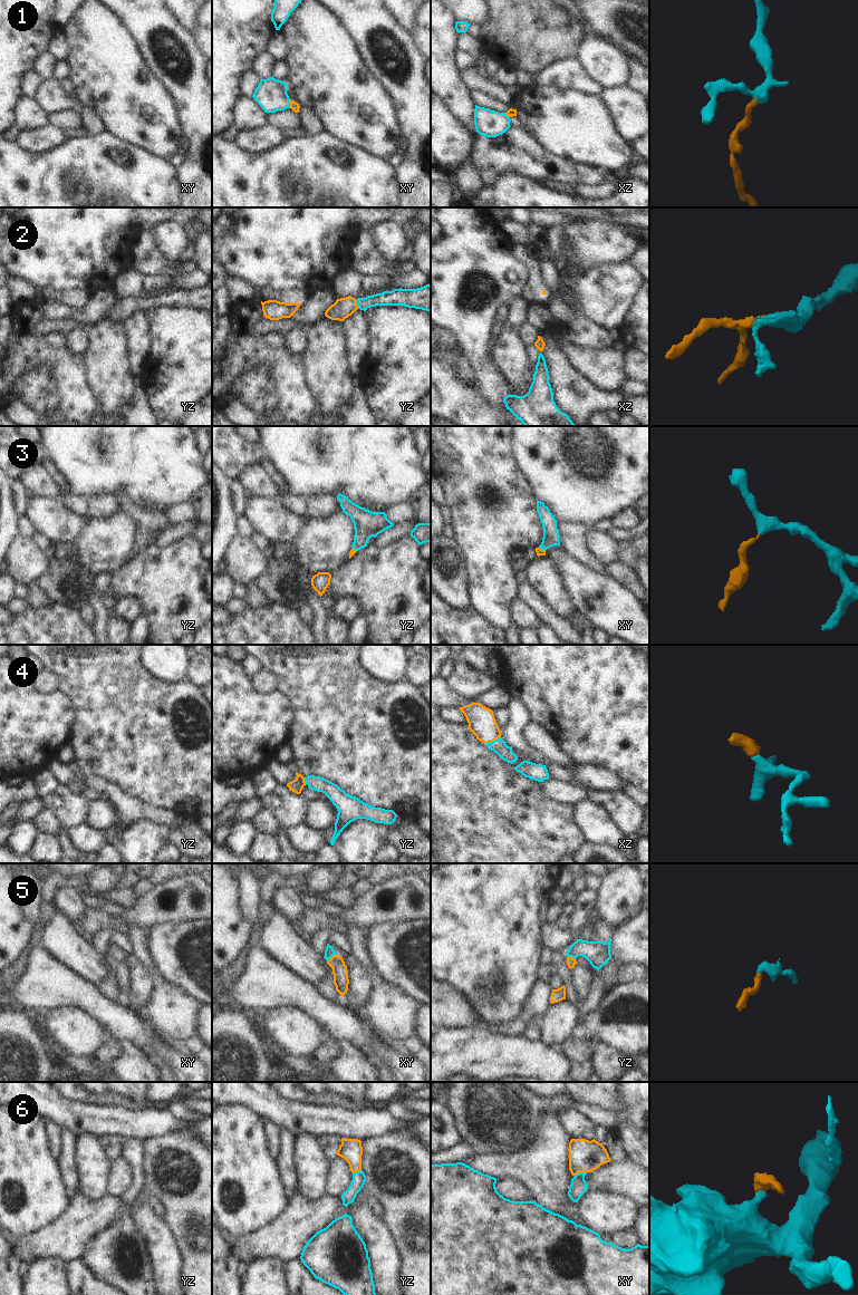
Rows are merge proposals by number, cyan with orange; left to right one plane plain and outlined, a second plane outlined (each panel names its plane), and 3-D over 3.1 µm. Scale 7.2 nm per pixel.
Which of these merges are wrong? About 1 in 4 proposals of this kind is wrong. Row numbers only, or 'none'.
none

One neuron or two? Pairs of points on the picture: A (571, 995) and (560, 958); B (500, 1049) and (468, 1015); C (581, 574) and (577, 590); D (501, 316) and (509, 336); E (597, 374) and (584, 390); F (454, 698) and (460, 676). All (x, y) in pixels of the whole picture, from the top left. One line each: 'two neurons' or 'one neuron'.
A: one neuron
B: two neurons
C: one neuron
D: two neurons
E: two neurons
F: two neurons

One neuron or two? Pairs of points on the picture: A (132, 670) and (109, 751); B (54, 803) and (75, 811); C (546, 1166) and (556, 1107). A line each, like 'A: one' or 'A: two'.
A: one
B: one
C: one

